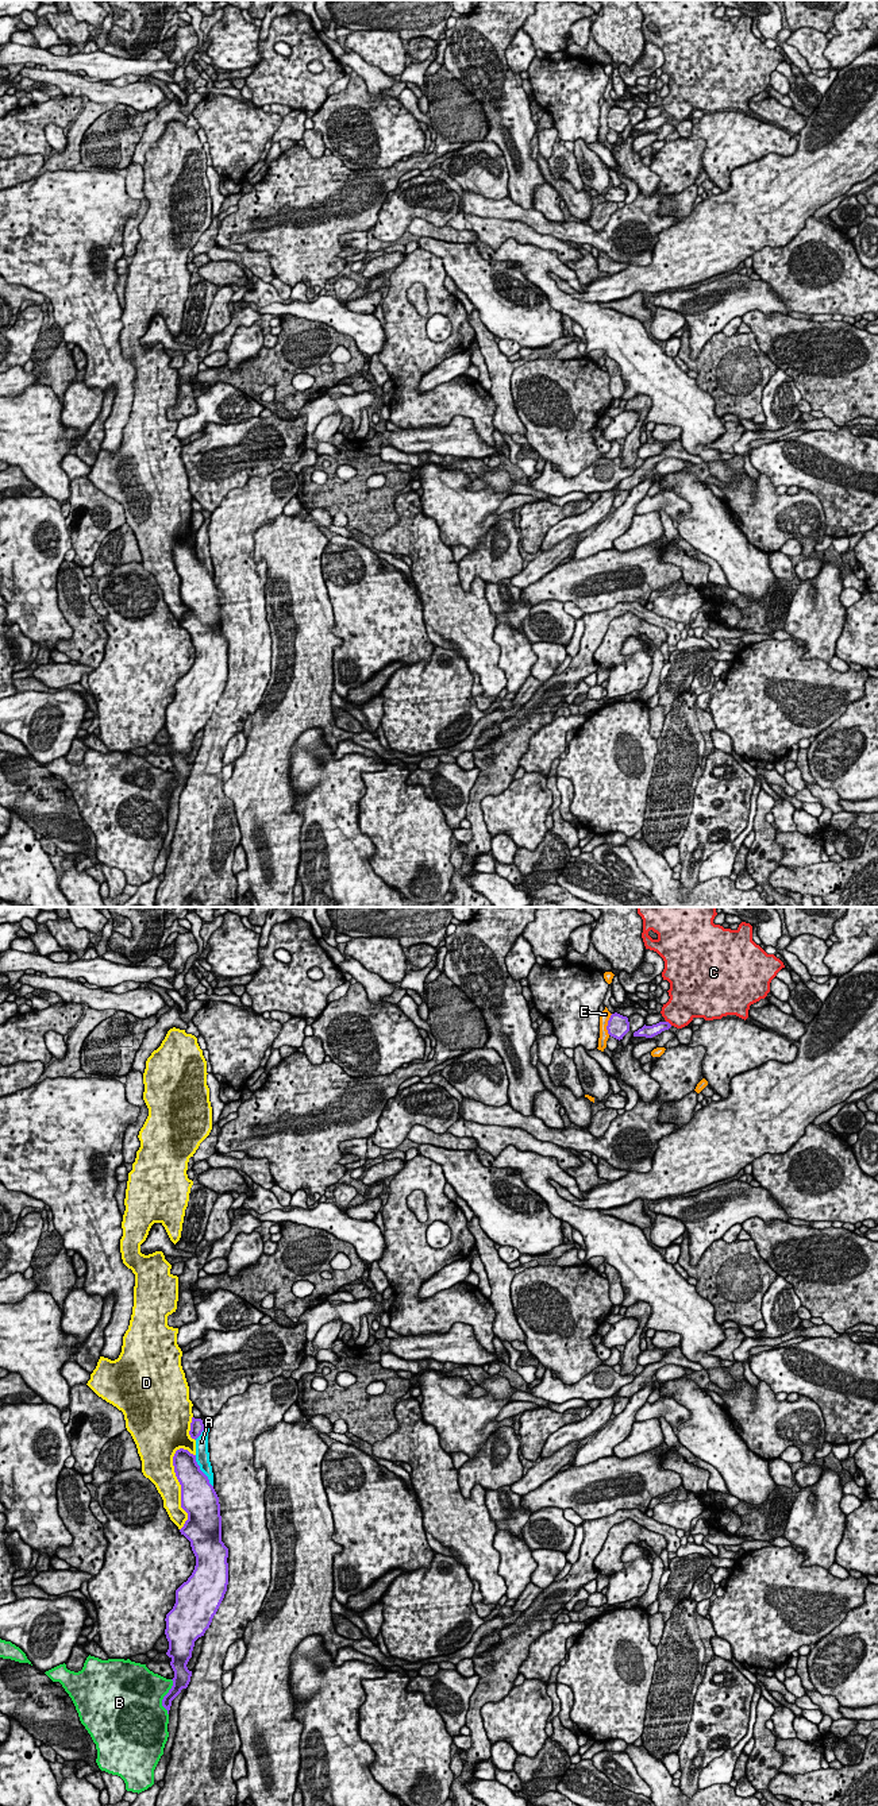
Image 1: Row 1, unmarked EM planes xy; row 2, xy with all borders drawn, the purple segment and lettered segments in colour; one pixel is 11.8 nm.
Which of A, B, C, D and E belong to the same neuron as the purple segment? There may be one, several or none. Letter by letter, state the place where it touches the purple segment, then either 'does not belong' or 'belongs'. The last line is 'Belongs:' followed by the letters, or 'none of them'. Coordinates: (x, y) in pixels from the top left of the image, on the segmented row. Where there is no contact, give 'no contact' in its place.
A: contact xy (201, 1471); does not belong
B: contact xy (164, 1697); does not belong
C: contact xy (667, 1022); does not belong
D: contact xy (181, 1488); does not belong
E: contact xy (608, 1025); does not belong
Belongs: none of them

